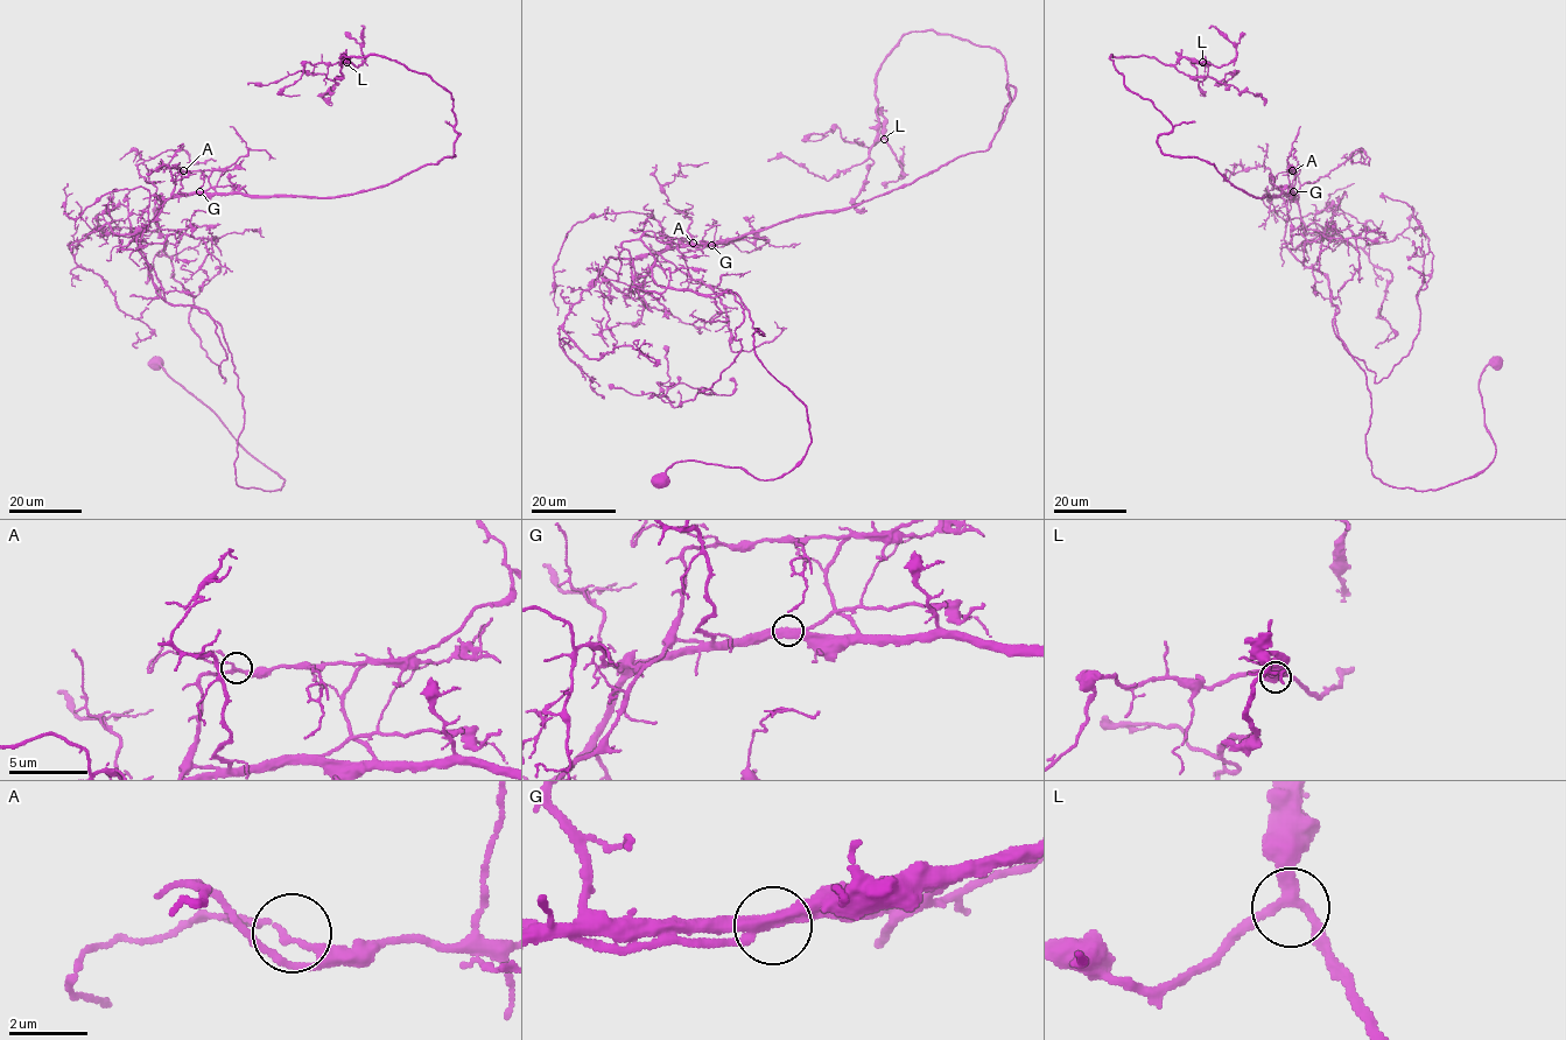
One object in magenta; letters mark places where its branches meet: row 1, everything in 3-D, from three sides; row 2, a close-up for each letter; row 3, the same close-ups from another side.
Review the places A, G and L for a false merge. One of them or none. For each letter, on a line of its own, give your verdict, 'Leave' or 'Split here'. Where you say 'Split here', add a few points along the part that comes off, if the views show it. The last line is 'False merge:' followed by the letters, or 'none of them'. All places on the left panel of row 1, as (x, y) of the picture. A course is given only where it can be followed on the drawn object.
A: Leave
G: Split here. Course of the part to remove: (199, 191), (171, 195), (139, 252), (167, 301), (220, 327), (243, 399), (236, 484), (280, 489), (153, 363)
L: Leave
False merge: G

